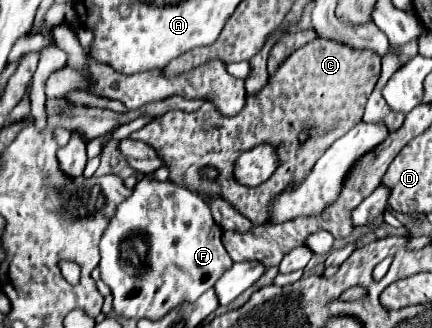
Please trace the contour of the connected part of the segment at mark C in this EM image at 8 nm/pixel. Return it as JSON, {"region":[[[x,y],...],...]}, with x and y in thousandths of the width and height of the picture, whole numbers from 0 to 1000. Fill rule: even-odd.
{"region":[[[731,116],[662,177],[639,232],[625,238],[620,262],[593,293],[574,293],[569,323],[551,354],[514,354],[486,311],[472,311],[454,341],[394,335],[380,354],[347,366],[333,390],[306,402],[301,421],[278,427],[273,457],[292,494],[329,530],[366,518],[384,494],[394,512],[394,555],[454,585],[472,610],[491,610],[486,640],[514,701],[579,707],[588,683],[620,677],[625,610],[676,549],[704,543],[727,506],[731,482],[750,470],[750,451],[759,451],[773,427],[796,415],[815,384],[824,384],[824,372],[838,366],[843,323],[875,238],[880,171],[870,159],[829,152],[778,122]],[[708,396],[718,415],[704,439],[694,439],[690,415]],[[602,439],[625,439],[639,457],[639,524],[602,567],[560,567],[537,530],[546,482],[565,457],[583,457],[583,445]],[[468,506],[500,506],[509,518],[505,549],[472,549],[458,530]],[[495,604],[514,610],[495,616]]]}

